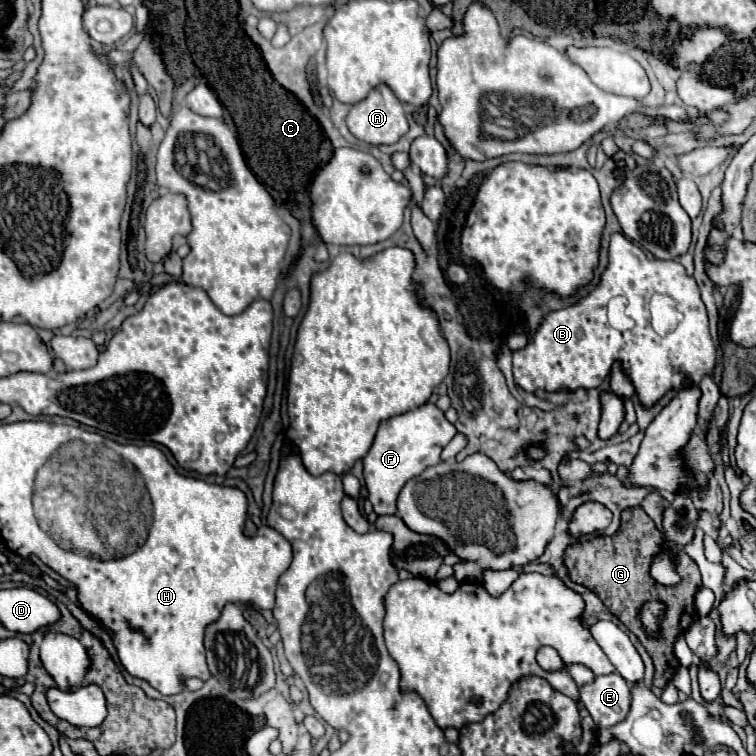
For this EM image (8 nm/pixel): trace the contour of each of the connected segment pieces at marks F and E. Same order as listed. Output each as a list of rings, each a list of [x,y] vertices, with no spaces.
[[[424,403],[406,413],[388,417],[380,423],[376,439],[364,457],[364,481],[368,487],[368,499],[378,515],[396,513],[396,499],[404,483],[430,465],[440,463],[444,445],[456,435],[456,427],[446,419],[444,411],[434,403]]]
[[[620,673],[596,677],[594,683],[580,687],[580,699],[592,715],[596,727],[612,727],[628,715],[630,683]]]

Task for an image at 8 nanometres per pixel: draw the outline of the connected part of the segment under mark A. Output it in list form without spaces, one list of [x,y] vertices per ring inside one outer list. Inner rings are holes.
[[[384,83],[374,87],[362,101],[350,107],[348,113],[348,129],[354,137],[360,141],[366,141],[370,145],[390,145],[396,143],[402,135],[408,133],[408,121],[402,107],[402,101],[392,93],[392,89]]]

